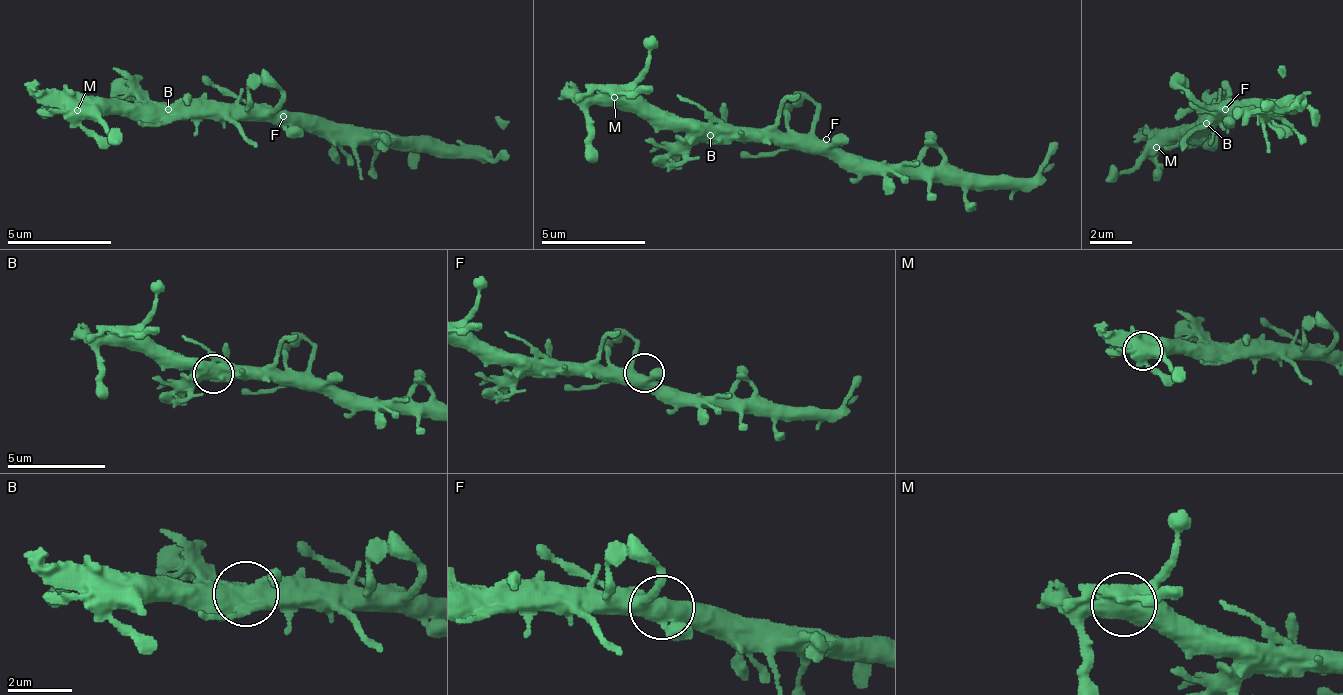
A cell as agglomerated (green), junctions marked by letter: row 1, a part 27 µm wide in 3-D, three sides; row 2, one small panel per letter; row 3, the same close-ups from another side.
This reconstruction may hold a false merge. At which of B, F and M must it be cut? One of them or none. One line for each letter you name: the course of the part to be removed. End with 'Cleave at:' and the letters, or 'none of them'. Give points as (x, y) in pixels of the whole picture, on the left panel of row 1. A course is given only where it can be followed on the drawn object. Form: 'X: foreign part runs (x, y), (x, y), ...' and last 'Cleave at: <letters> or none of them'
B: foreign part runs (169, 108), (149, 108), (132, 93), (101, 102)
Cleave at: B

